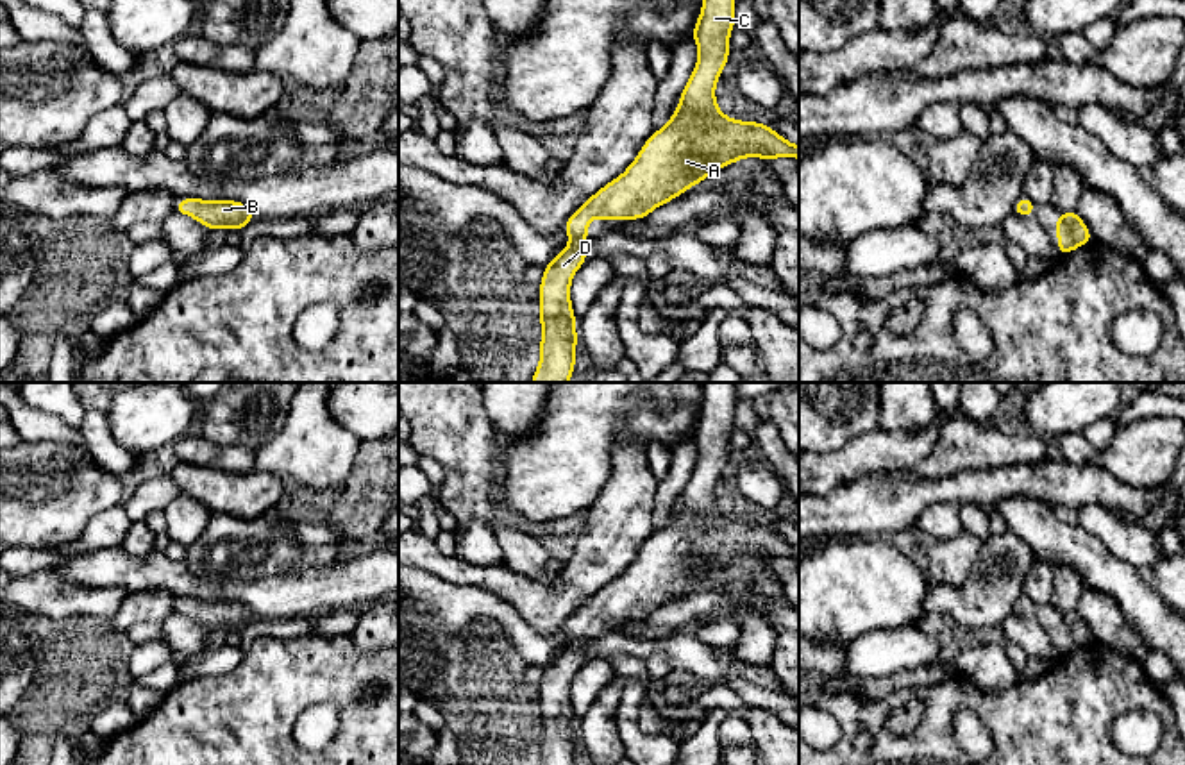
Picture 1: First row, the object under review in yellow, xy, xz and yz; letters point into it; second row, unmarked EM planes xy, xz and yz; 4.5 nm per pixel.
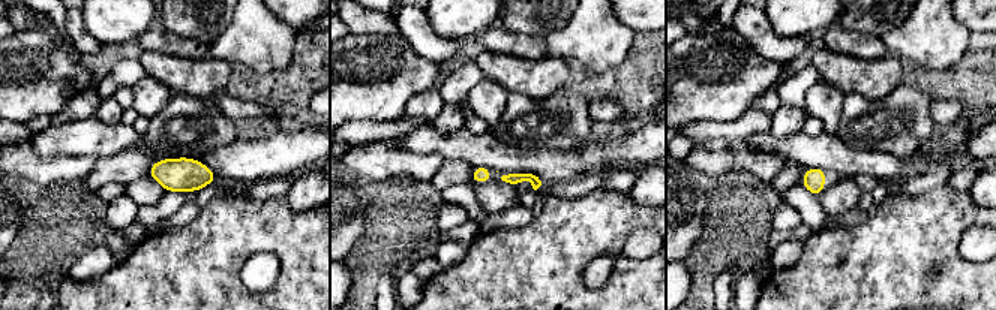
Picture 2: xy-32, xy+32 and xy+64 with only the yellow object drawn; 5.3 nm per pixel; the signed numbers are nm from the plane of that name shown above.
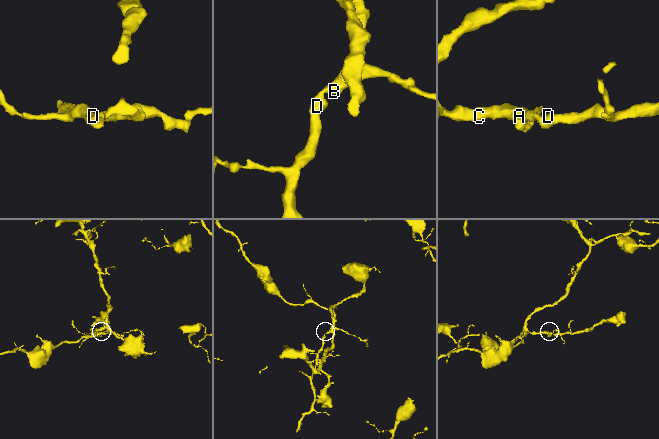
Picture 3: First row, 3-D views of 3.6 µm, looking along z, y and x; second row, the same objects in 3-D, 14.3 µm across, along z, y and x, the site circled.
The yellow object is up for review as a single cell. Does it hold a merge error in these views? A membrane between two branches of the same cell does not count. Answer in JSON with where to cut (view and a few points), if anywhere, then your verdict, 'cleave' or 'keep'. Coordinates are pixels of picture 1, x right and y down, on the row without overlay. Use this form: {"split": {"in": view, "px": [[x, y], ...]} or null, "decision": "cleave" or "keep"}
{"split": null, "decision": "keep"}

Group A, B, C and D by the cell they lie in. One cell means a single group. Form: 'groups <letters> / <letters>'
groups A B C D

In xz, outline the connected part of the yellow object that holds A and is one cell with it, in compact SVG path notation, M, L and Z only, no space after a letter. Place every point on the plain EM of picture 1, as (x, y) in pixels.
M735 382L701 386L704 400L692 431L699 459L677 509L663 529L651 534L627 570L586 599L565 622L570 643L542 668L538 765L576 765L579 740L570 685L576 670L590 660L583 649L590 618L645 618L658 606L706 581L711 572L745 558L799 559L799 545L788 543L769 525L733 520L719 511L715 486L729 459L736 393Z

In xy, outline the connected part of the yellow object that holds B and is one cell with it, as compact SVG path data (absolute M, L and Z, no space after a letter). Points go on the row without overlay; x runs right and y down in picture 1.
M179 599L175 613L193 617L198 624L211 631L241 631L254 622L254 613L238 601L202 601L202 599Z

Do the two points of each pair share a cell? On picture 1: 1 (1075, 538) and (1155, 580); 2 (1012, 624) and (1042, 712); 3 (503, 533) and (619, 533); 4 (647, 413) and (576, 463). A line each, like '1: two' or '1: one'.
1: two
2: two
3: two
4: one

